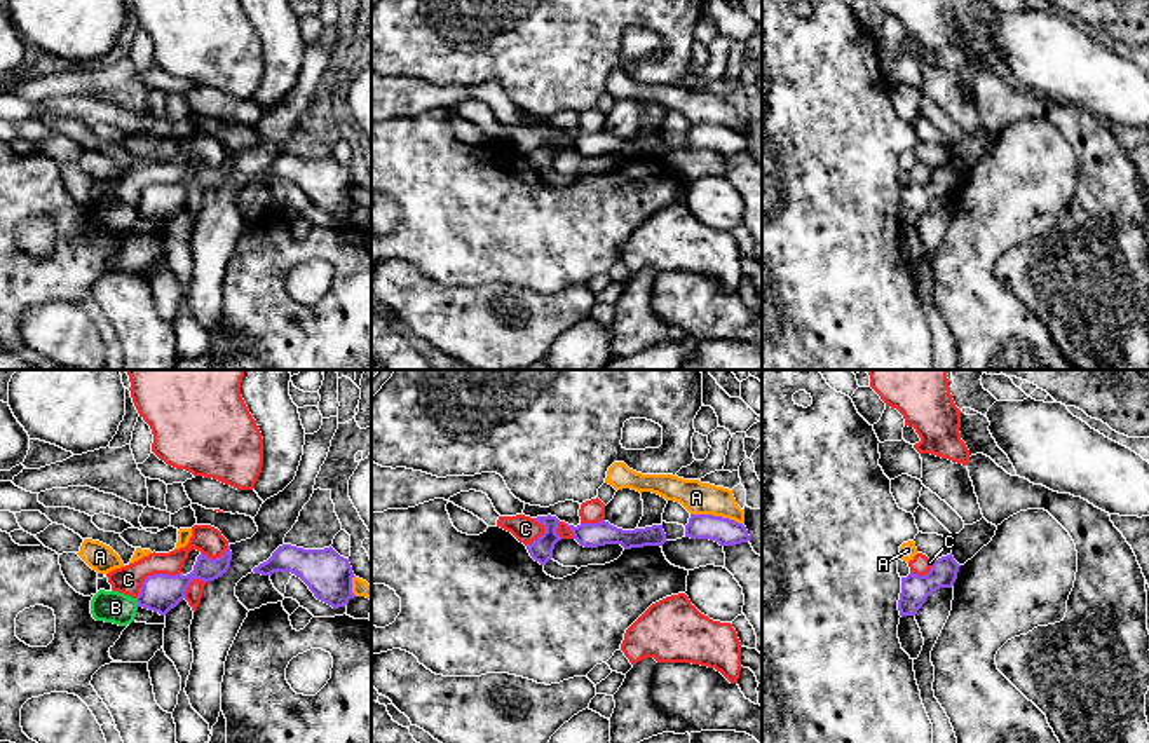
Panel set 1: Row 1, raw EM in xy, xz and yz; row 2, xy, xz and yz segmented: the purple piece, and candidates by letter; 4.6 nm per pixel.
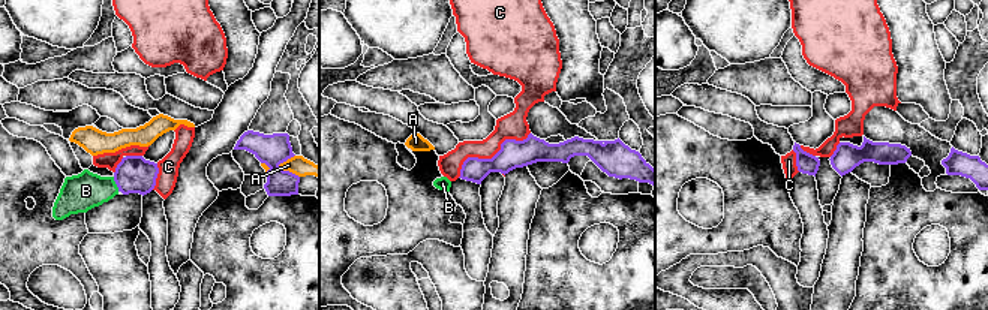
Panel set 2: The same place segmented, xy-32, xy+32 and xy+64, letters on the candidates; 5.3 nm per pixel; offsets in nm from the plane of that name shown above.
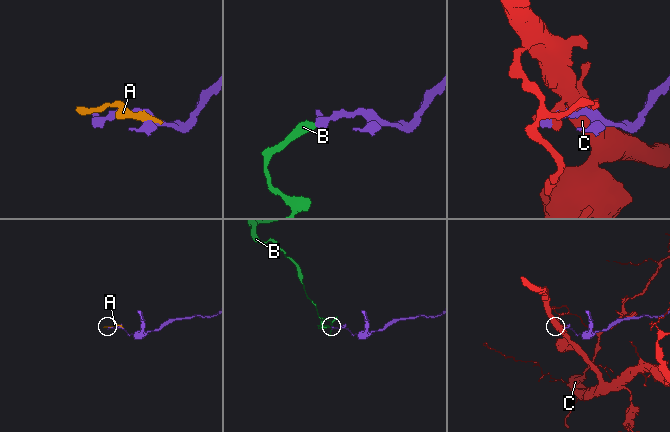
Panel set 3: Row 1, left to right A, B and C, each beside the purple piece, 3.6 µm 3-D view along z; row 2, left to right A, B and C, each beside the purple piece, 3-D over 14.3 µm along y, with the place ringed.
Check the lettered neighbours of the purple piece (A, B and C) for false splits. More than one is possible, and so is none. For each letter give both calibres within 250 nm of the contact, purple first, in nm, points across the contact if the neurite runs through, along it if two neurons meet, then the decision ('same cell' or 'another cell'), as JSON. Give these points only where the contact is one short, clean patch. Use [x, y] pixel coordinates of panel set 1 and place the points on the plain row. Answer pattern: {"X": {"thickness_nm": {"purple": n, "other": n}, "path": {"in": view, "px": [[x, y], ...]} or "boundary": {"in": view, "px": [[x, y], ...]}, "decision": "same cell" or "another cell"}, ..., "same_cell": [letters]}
{"A": {"thickness_nm": {"purple": 130, "other": 150}, "boundary": {"in": "xz", "px": [[691, 122], [720, 124], [741, 133]]}, "decision": "another cell"}, "B": {"thickness_nm": {"purple": 170, "other": 150}, "boundary": {"in": "xy", "px": [[135, 208], [138, 215]]}, "decision": "another cell"}, "C": {"thickness_nm": {"purple": 170, "other": 130}, "decision": "another cell"}, "same_cell": []}

